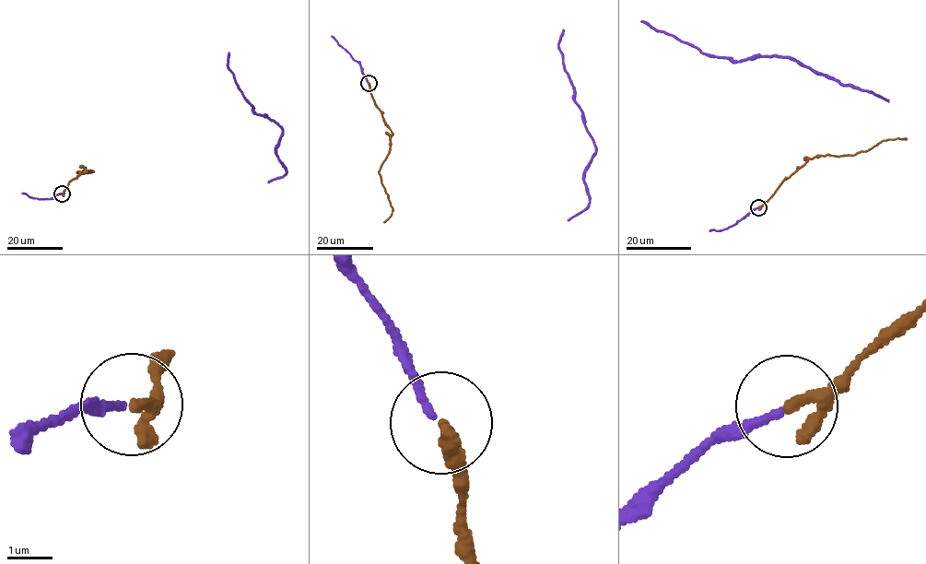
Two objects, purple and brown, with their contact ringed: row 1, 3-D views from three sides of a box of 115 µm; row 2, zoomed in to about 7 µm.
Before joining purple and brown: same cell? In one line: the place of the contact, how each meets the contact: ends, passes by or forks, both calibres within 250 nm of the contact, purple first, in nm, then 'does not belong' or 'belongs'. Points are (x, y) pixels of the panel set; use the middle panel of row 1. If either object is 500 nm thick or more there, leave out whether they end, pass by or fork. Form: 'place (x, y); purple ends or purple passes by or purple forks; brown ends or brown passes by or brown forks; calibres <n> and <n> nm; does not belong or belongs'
place (369, 83); purple ends; brown passes by; calibres 160 and 160 nm; belongs

